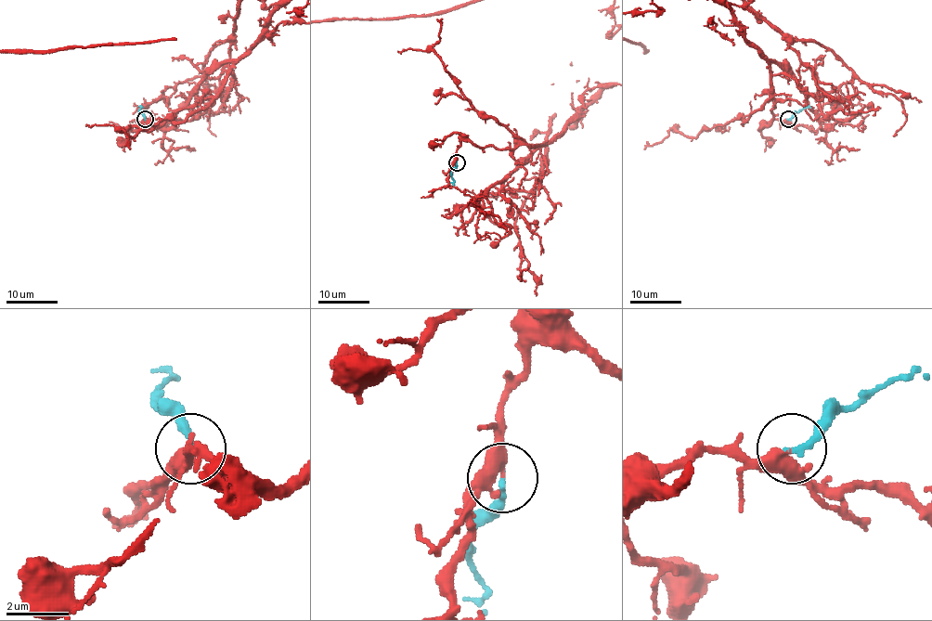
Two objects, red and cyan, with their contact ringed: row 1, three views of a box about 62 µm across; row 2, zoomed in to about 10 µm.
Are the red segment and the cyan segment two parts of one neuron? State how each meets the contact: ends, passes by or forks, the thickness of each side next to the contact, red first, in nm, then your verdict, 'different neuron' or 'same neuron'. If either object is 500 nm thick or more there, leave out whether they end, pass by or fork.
red passes by | cyan ends | 300/190 nm | same neuron

